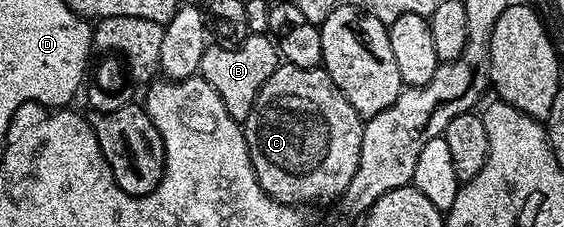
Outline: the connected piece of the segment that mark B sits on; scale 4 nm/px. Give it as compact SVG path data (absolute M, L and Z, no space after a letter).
M248 34L247 39L236 47L208 45L205 53L201 53L198 74L206 83L213 85L217 97L221 97L221 101L225 103L229 117L240 121L245 121L249 117L261 85L265 85L265 81L269 81L269 77L281 65L276 44L266 34L263 35Z

